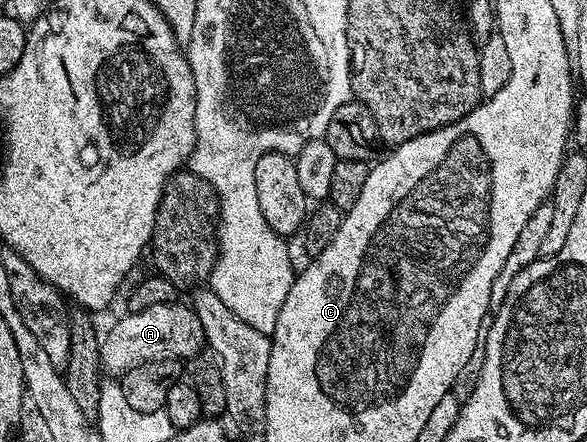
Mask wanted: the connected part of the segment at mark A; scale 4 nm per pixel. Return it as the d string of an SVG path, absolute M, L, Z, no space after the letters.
M160 303L160 307L144 307L144 311L127 312L111 327L100 341L102 368L111 378L121 378L123 373L149 361L163 363L171 359L189 359L203 352L206 345L204 327L189 304Z

